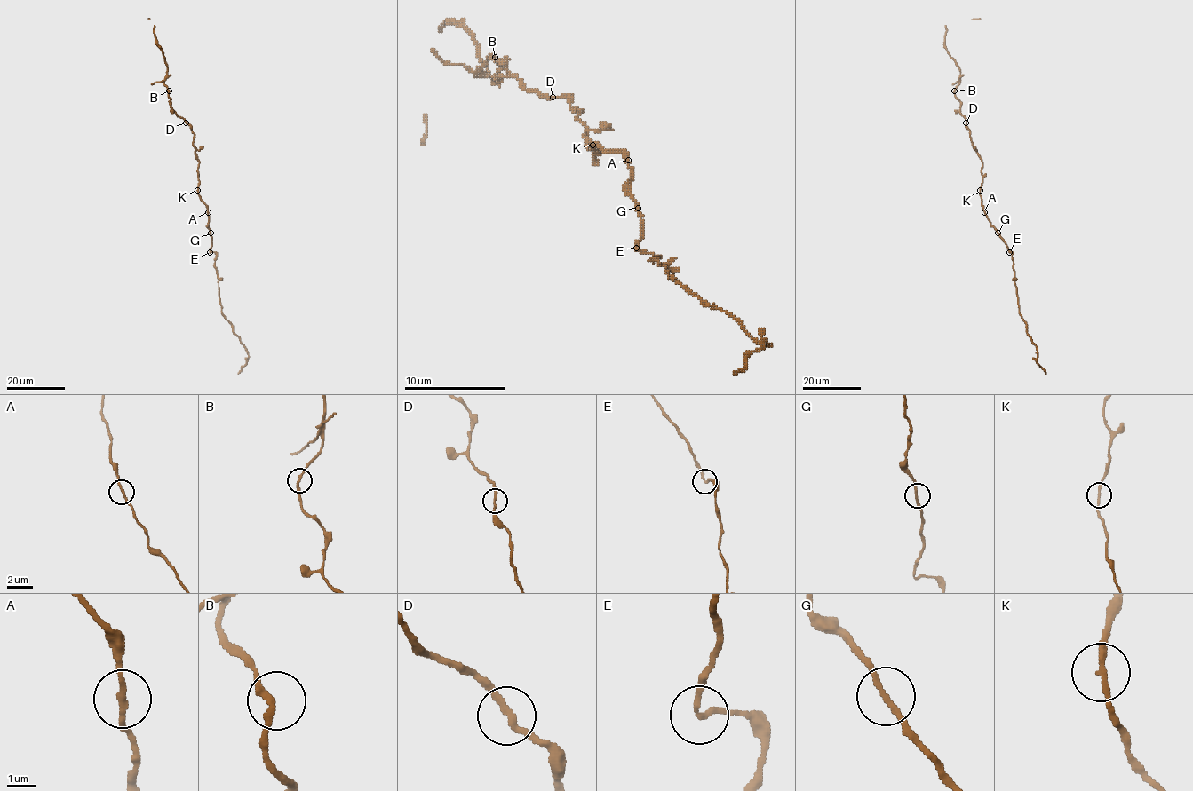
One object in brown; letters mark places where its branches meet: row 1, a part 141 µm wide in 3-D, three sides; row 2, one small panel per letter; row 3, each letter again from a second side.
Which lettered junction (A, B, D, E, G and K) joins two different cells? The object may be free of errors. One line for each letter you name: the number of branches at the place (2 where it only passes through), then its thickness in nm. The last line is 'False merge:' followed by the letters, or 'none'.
False merge: none

